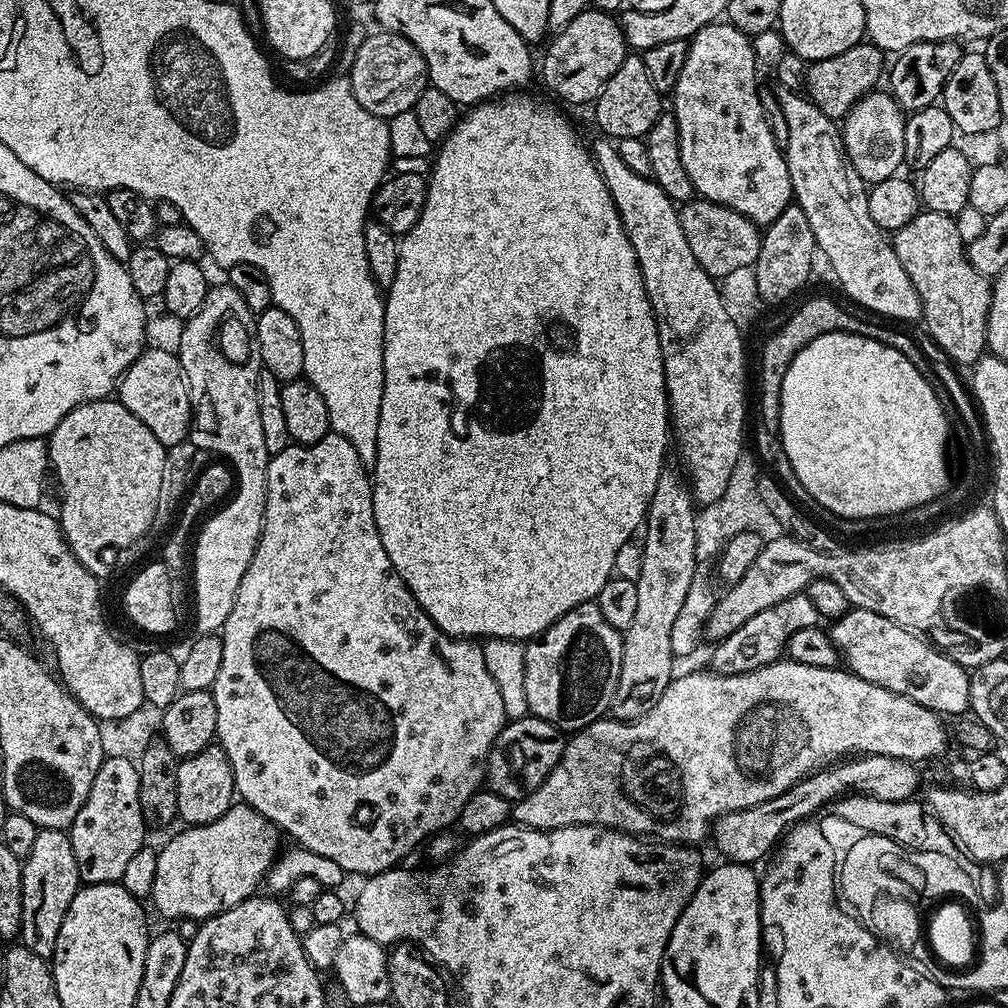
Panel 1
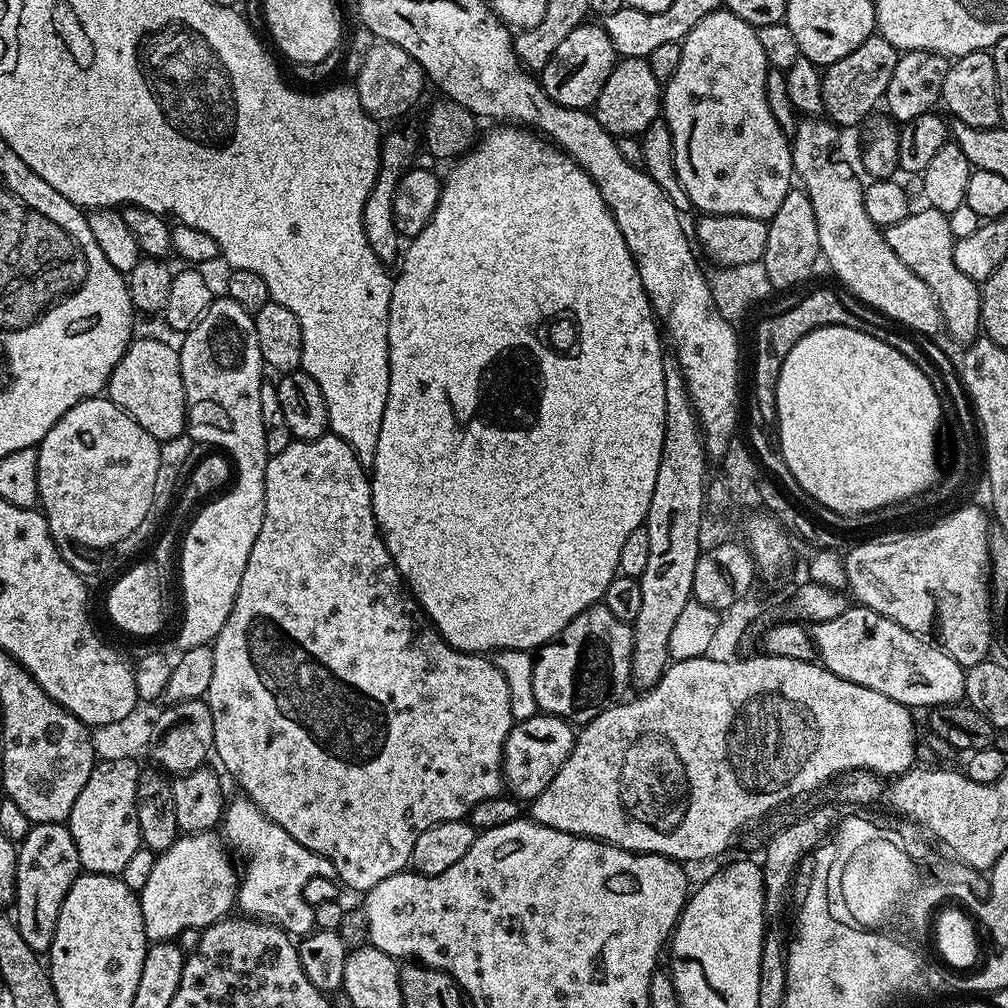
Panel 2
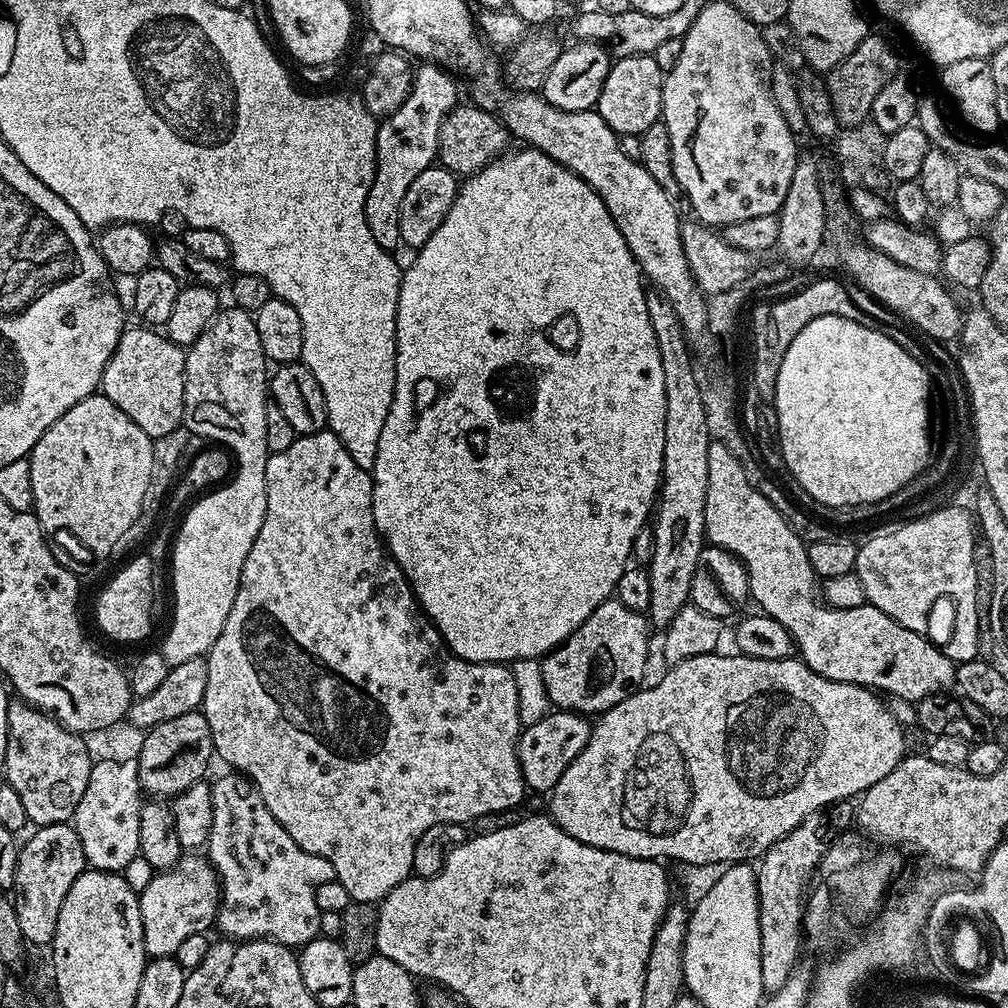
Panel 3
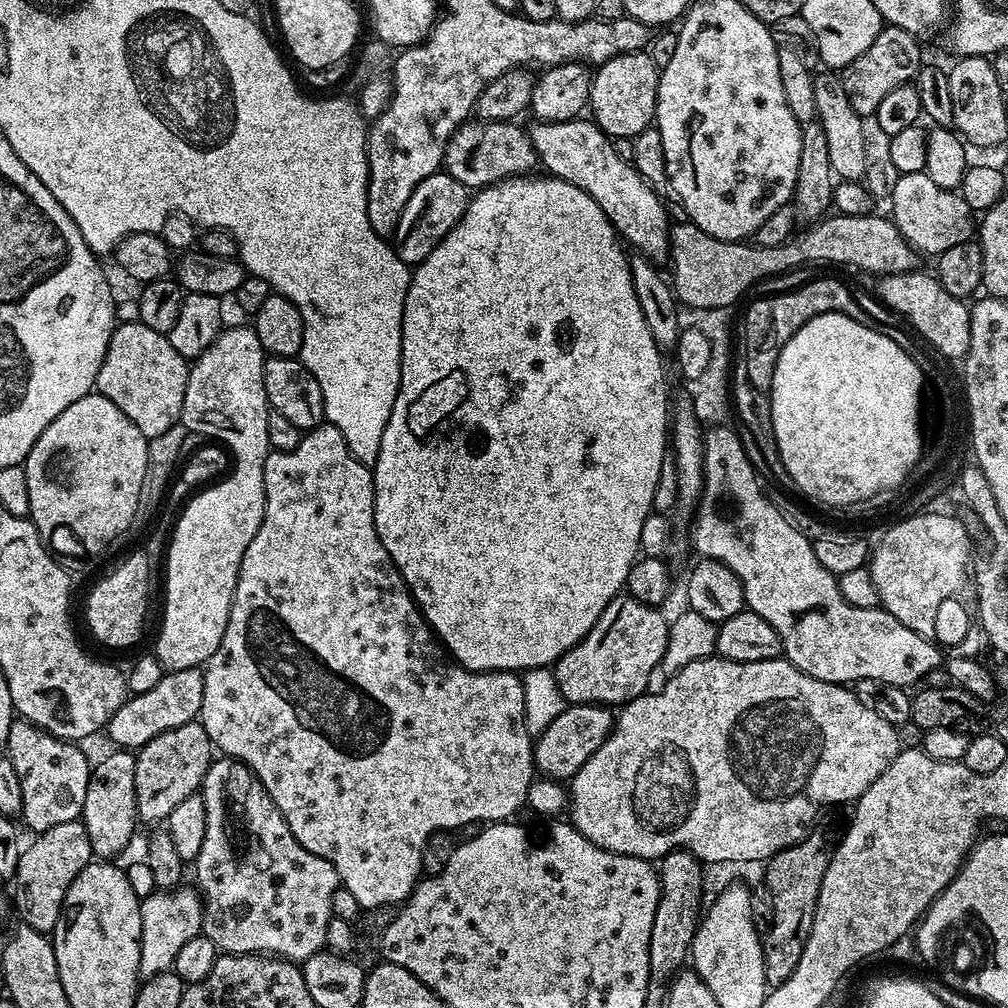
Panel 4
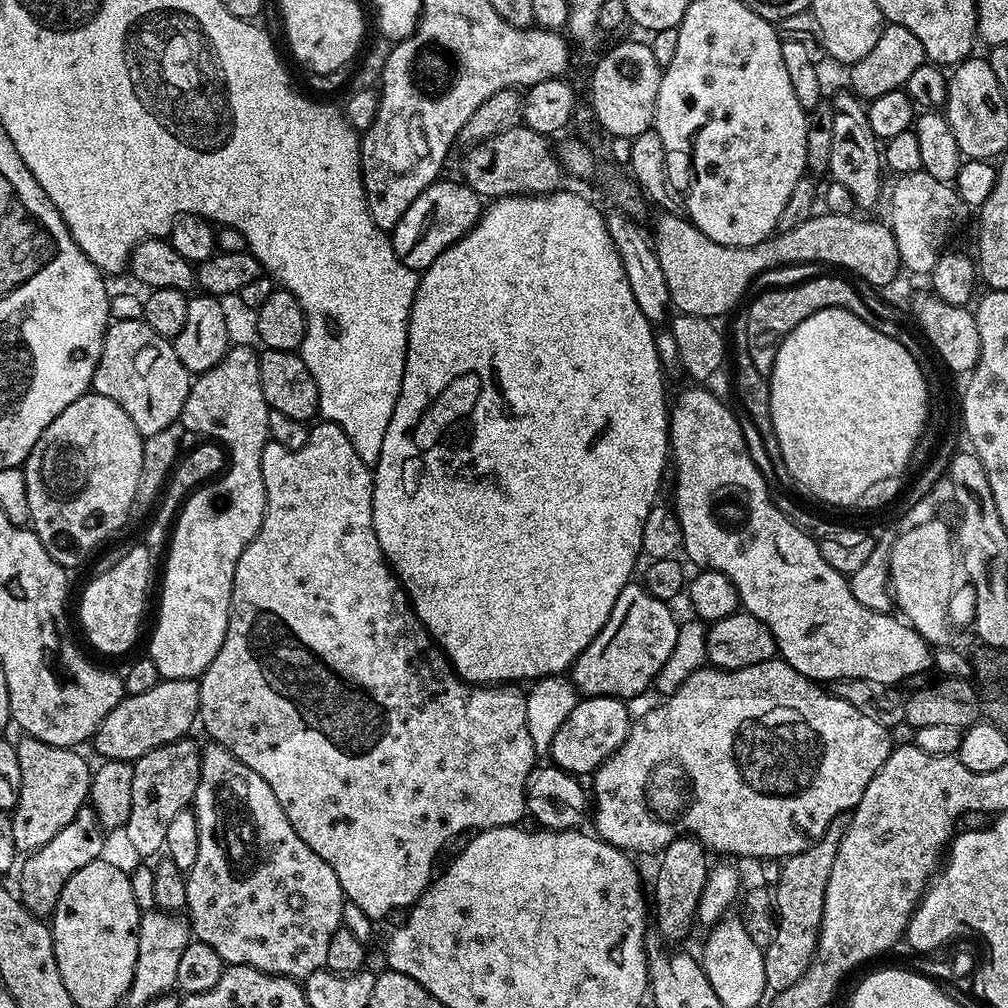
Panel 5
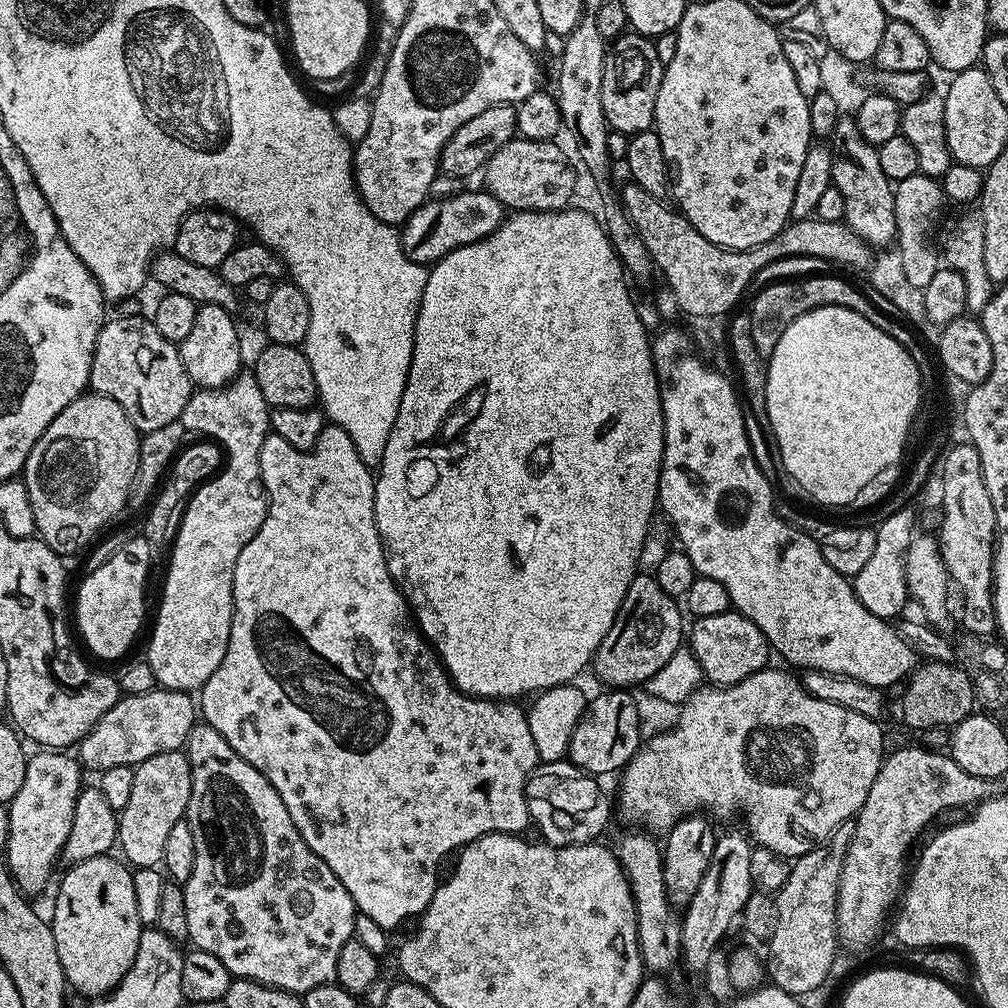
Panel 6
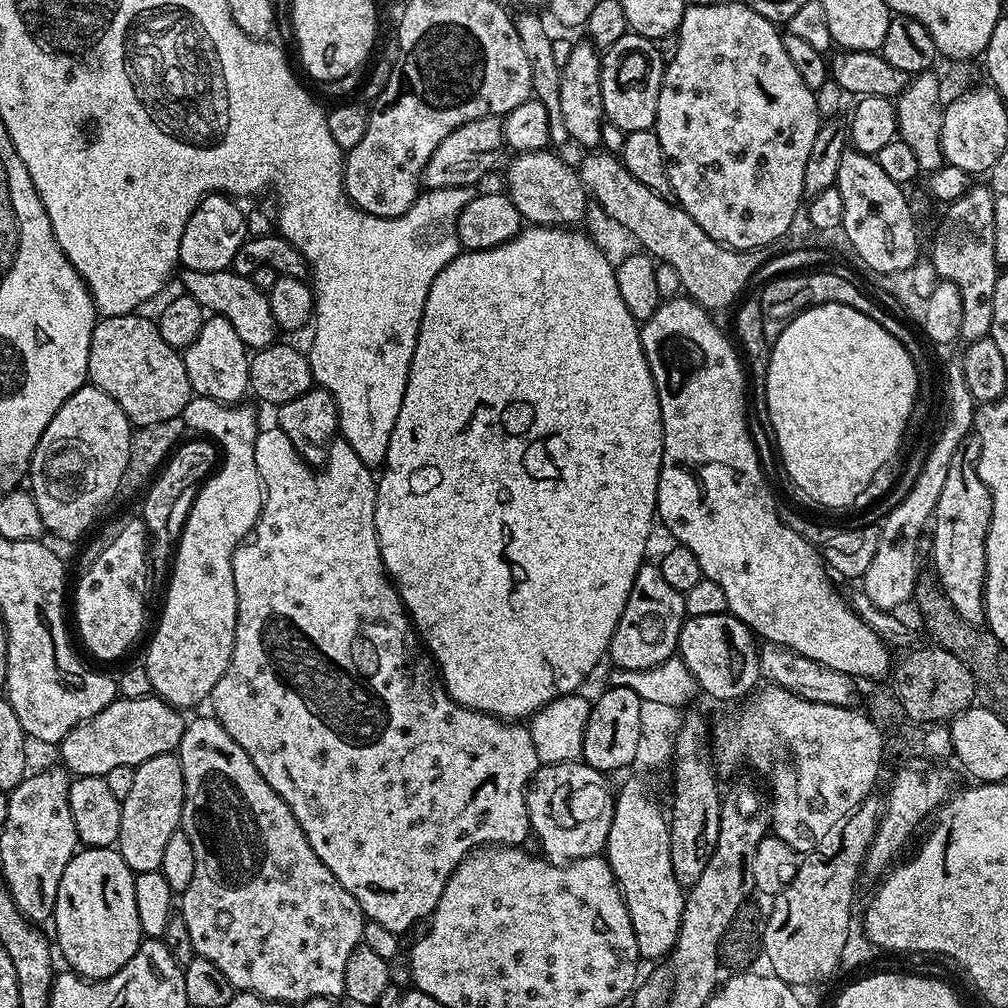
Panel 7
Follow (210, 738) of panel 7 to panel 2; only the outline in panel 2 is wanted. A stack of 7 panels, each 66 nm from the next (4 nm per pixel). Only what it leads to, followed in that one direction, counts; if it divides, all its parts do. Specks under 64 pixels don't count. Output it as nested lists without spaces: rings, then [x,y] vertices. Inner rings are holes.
[[[243,794],[237,795],[237,797],[237,800],[229,799],[227,801],[222,821],[223,843],[237,857],[240,855],[244,859],[244,872],[242,868],[242,875],[239,877],[236,889],[236,904],[244,911],[241,913],[245,917],[266,924],[274,924],[293,938],[303,938],[316,928],[314,907],[308,905],[303,898],[303,887],[306,882],[310,881],[310,878],[336,880],[337,874],[334,866],[326,858],[306,850],[306,846],[302,846],[297,840],[290,838],[290,834],[286,834],[286,830],[282,830],[282,826],[278,826],[273,820],[266,818],[266,814],[262,814],[262,810],[258,810],[258,806],[253,800],[249,800]]]

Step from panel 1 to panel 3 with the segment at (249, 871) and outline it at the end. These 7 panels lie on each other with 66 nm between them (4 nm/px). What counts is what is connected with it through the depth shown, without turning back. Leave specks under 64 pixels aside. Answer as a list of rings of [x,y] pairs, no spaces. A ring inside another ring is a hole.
[[[184,854],[173,868],[156,872],[152,881],[139,894],[142,930],[144,931],[144,951],[149,957],[175,956],[178,946],[199,932],[207,933],[216,922],[216,911],[220,909],[220,880],[216,877],[212,863],[204,854]]]

